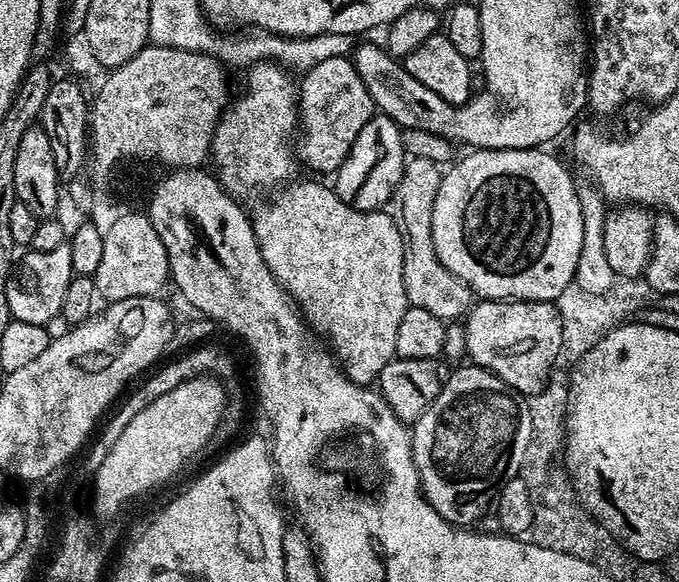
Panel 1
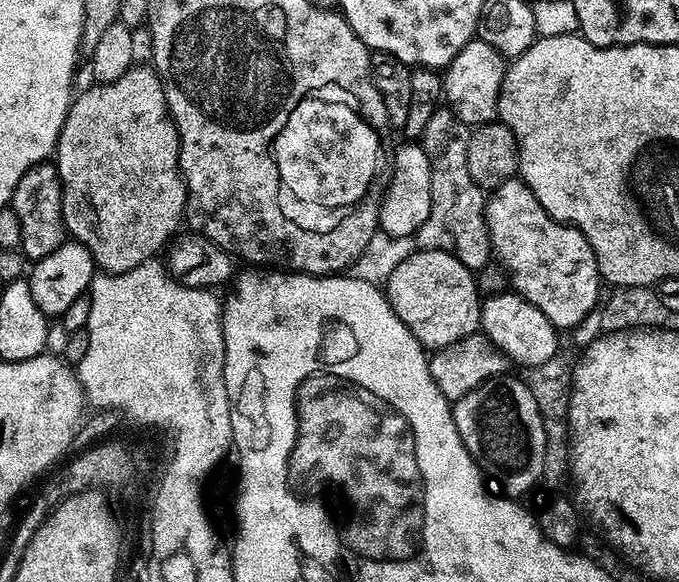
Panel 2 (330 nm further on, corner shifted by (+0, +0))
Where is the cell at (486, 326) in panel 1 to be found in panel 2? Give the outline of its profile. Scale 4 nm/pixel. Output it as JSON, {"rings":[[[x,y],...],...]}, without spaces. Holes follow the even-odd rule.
{"rings":[[[515,290],[500,291],[489,295],[483,301],[480,309],[480,328],[484,335],[492,339],[494,346],[498,346],[515,365],[529,364],[528,368],[533,370],[558,356],[558,330],[550,322],[550,318],[546,318],[546,314],[538,310],[538,306],[531,304]]]}

